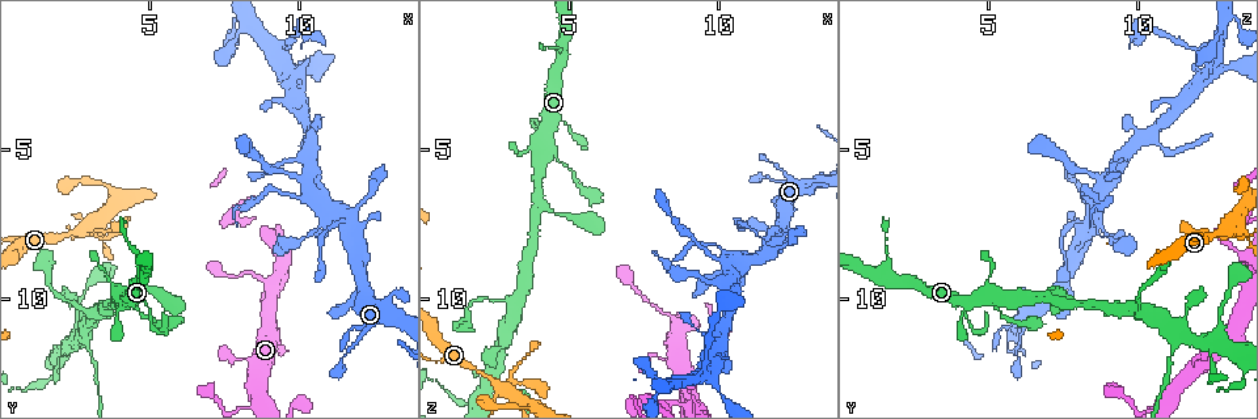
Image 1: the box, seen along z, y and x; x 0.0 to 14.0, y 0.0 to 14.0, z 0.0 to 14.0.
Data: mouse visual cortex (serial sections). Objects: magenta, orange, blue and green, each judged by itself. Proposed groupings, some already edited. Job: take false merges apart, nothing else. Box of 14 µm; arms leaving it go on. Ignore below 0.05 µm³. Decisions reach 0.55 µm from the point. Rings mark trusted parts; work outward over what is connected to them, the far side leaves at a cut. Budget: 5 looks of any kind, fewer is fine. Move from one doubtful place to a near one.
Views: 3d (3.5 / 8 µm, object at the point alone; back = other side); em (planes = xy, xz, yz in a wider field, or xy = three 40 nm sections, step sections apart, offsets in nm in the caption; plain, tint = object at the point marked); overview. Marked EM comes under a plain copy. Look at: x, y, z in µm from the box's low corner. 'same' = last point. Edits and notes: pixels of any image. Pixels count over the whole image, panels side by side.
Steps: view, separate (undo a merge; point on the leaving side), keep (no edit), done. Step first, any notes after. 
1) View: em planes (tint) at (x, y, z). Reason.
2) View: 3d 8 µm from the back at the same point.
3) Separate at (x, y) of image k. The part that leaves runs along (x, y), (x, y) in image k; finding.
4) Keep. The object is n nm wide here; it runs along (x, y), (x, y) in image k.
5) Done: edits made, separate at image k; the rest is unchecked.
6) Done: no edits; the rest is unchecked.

View: 3d 3.5 µm at (10.5, 6.5, 8.7). Four arms meet.

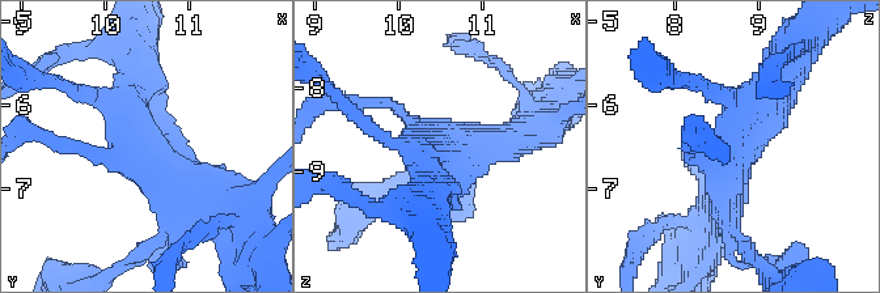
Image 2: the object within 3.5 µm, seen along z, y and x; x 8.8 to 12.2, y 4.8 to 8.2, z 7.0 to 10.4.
View: em planes (tint) at (10.45, 6.50, 8.75).

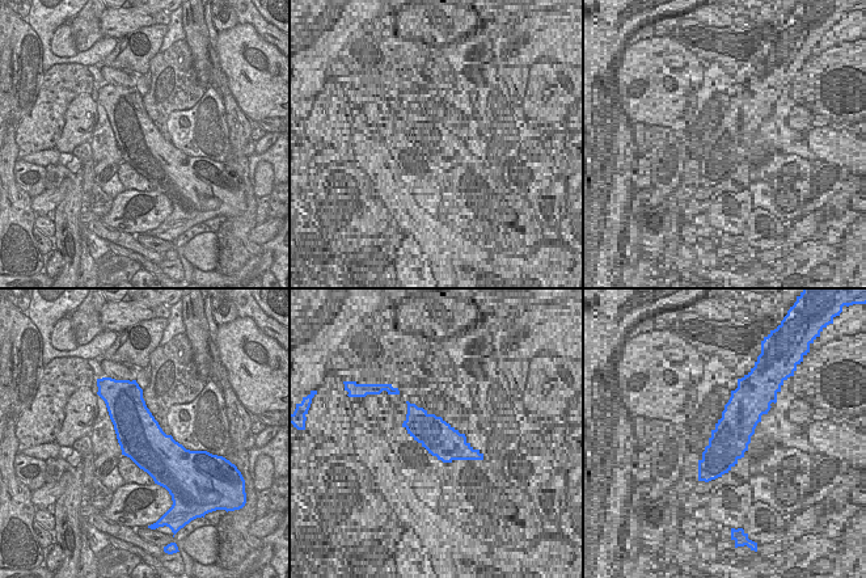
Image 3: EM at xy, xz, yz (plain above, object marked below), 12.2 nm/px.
Keep. The object is 550 nm wide here; it runs along (202, 195), (142, 155), (138, 69) in image 2; all the same cell.

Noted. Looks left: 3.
View: 3d 8 µm at (9.8, 2.5, 12.4). Three arms meet.

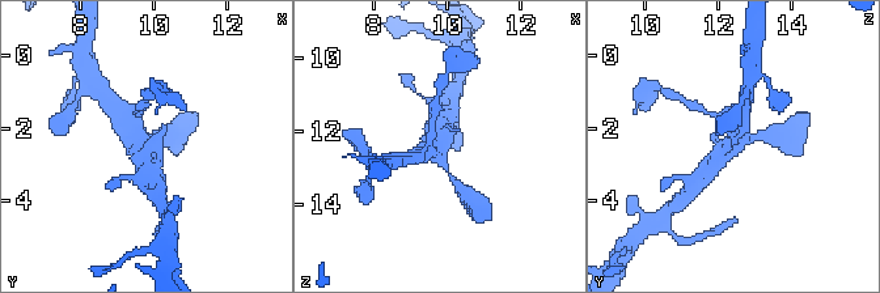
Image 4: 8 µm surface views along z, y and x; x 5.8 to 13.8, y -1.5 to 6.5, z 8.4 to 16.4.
View: em xy step 1 (tint) at (9.8, 2.4, 12.4).

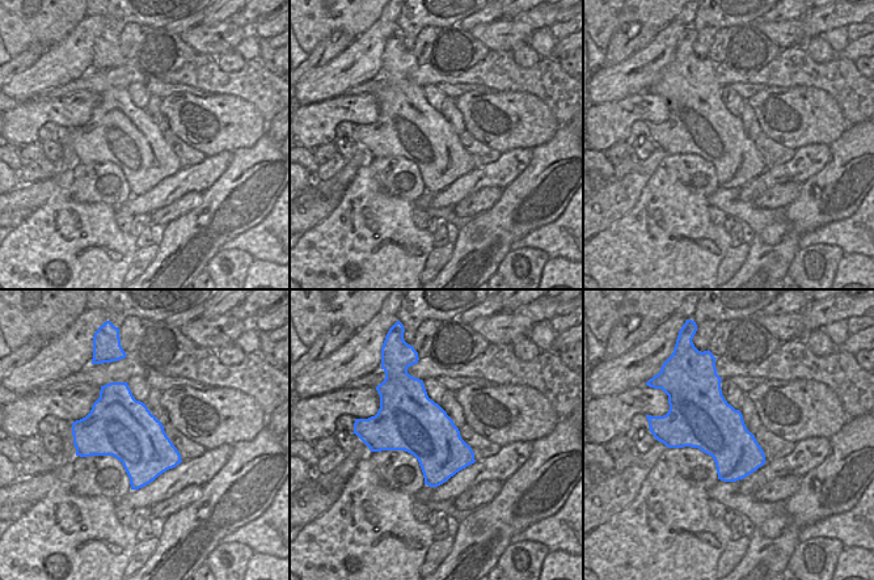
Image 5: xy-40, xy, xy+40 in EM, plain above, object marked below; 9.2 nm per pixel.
Keep. It runs along (707, 173), (733, 147), (743, 117) in image 4; all the same cell.

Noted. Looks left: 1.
Done: no edits; the rest is unchecked.

